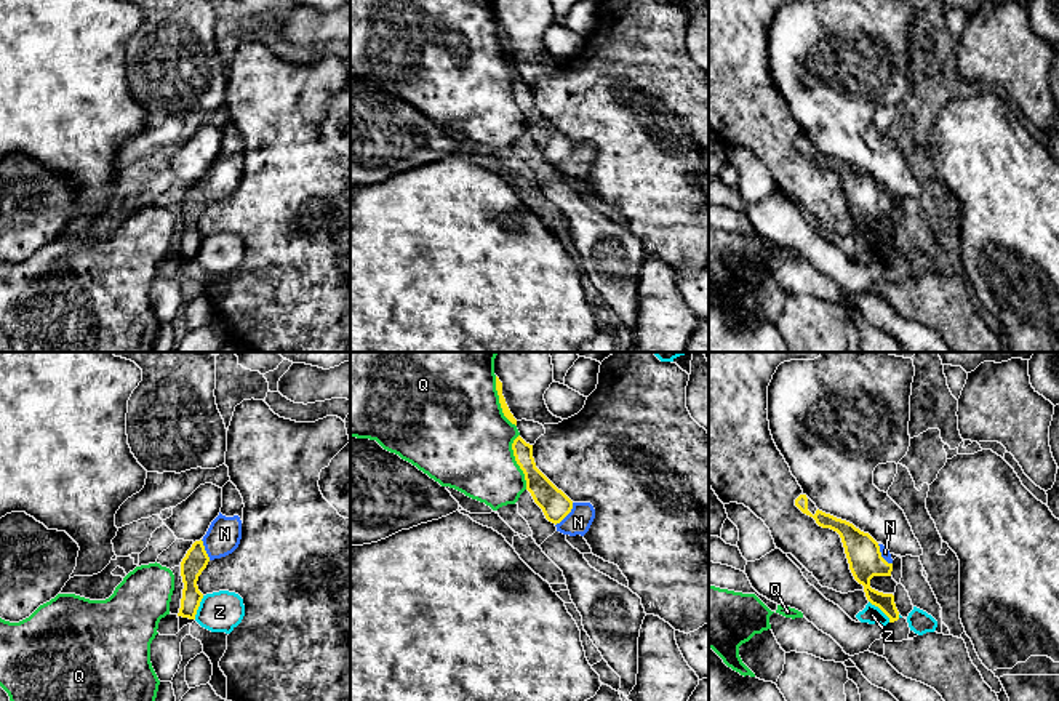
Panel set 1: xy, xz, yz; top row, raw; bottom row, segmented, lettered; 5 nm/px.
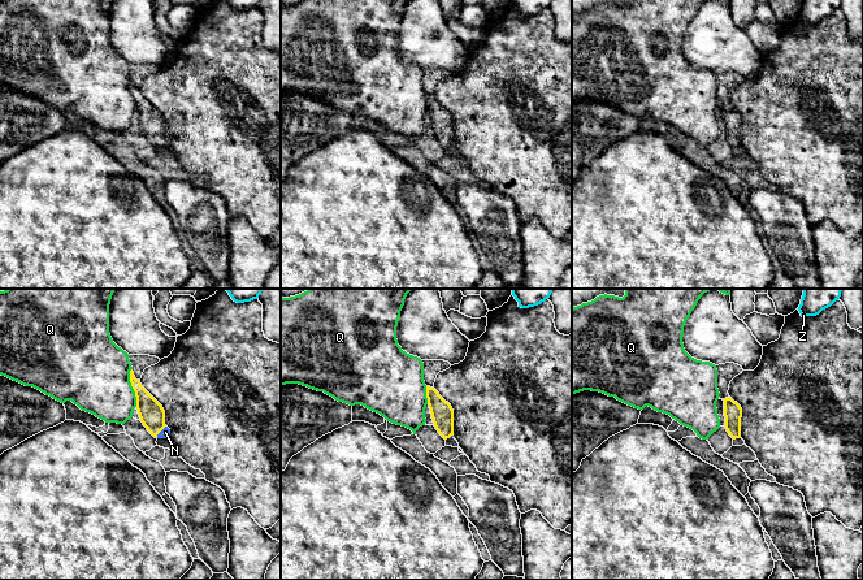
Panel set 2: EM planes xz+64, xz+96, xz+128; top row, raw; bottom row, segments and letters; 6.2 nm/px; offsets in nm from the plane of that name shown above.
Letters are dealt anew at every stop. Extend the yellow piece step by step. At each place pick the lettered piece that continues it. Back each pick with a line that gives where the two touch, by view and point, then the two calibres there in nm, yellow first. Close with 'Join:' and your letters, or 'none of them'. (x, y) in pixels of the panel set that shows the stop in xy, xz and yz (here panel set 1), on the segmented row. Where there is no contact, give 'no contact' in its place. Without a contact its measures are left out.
N: xz (567, 514) | 150/130 nm
Join: N

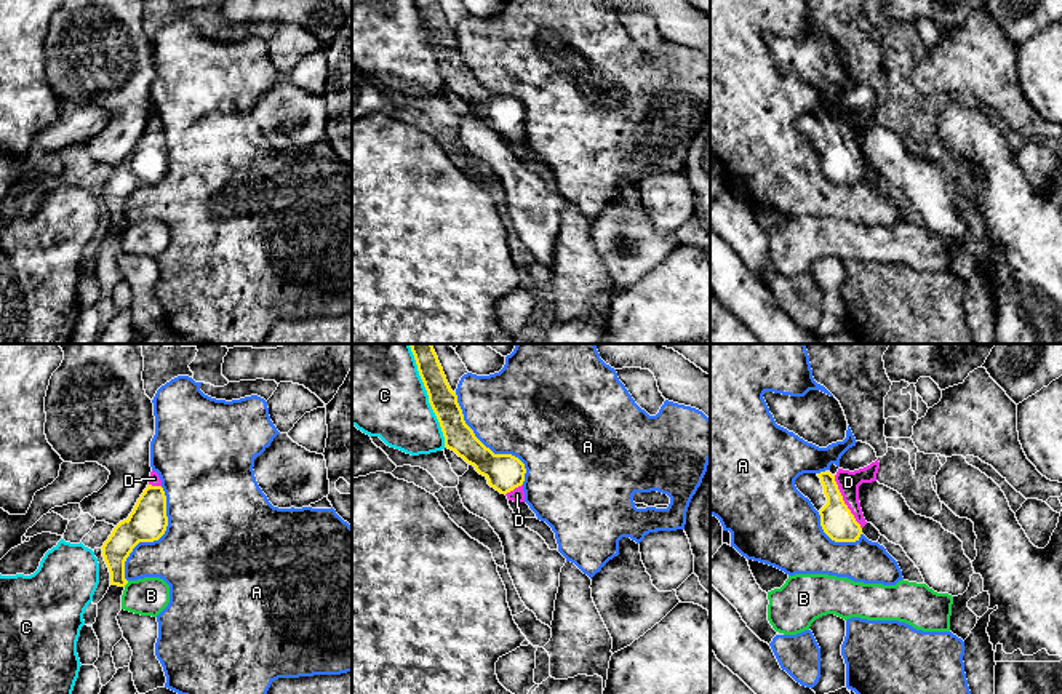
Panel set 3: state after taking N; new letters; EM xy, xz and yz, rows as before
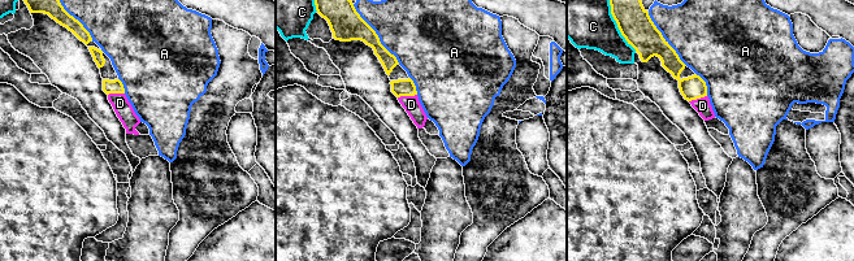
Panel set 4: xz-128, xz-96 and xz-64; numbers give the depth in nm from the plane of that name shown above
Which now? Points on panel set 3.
D: yz (843, 502) | 170/110 nm
Join: D

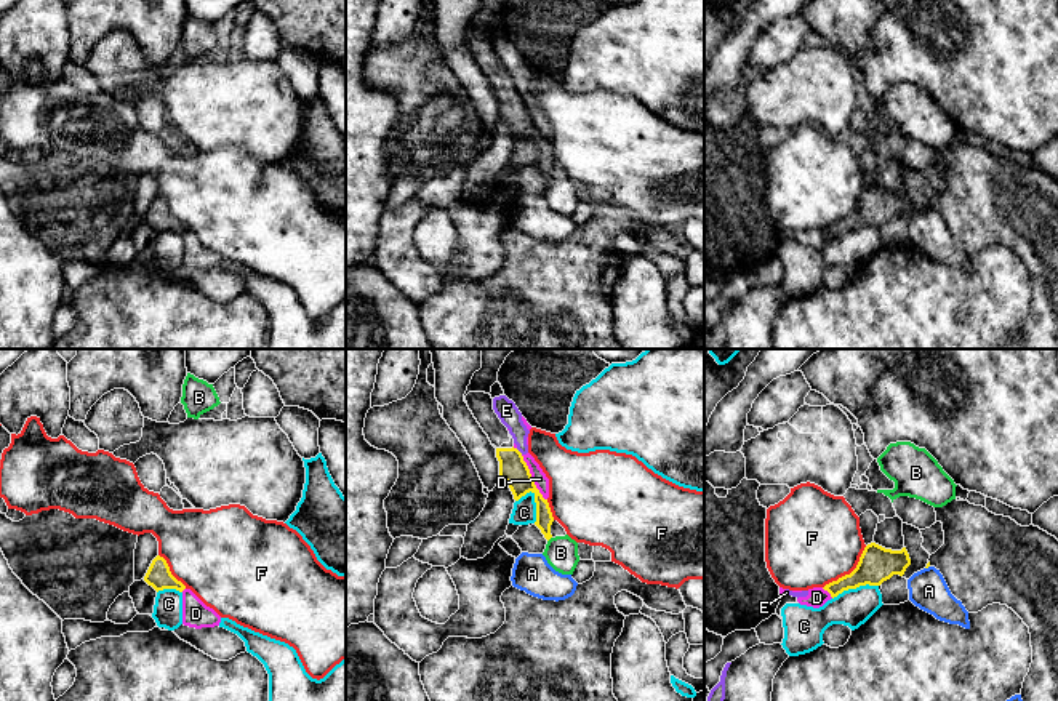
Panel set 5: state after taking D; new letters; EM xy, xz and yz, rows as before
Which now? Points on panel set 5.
Join: none of them

